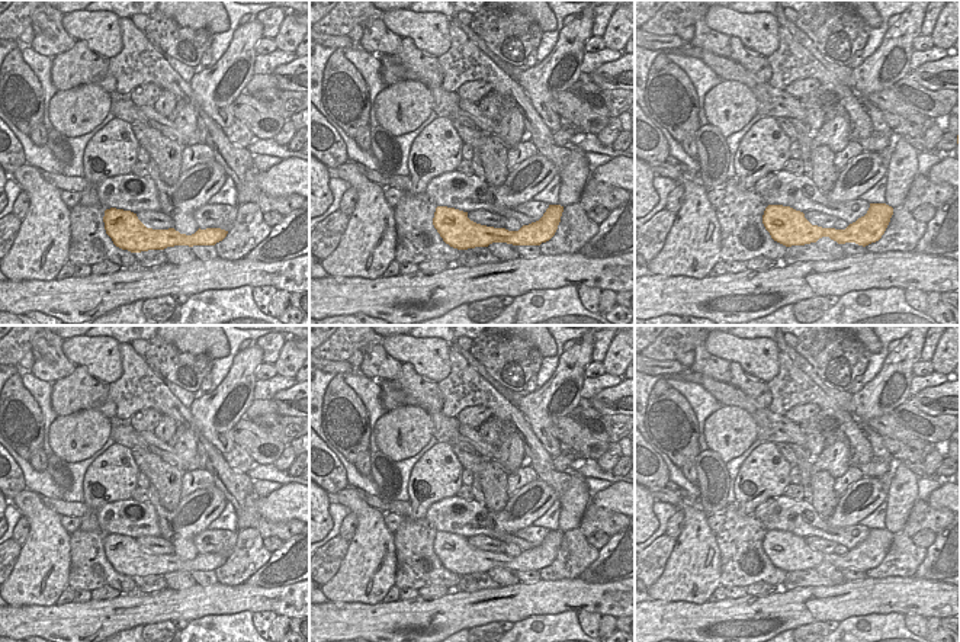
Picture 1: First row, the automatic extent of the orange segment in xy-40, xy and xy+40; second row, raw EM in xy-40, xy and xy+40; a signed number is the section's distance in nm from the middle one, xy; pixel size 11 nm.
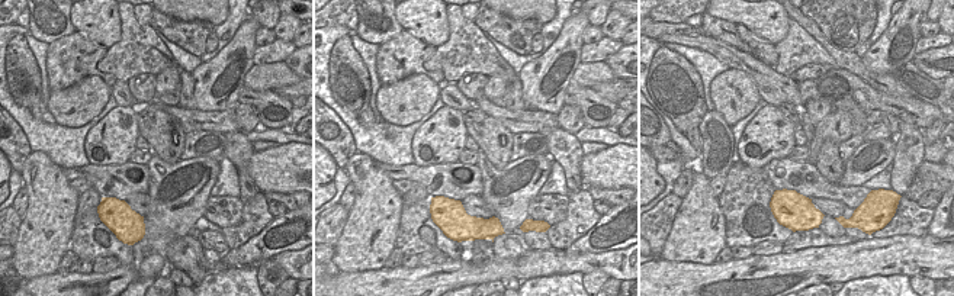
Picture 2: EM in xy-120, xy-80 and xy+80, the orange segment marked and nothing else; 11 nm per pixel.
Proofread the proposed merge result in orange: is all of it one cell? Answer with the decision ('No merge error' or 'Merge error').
No merge error.

